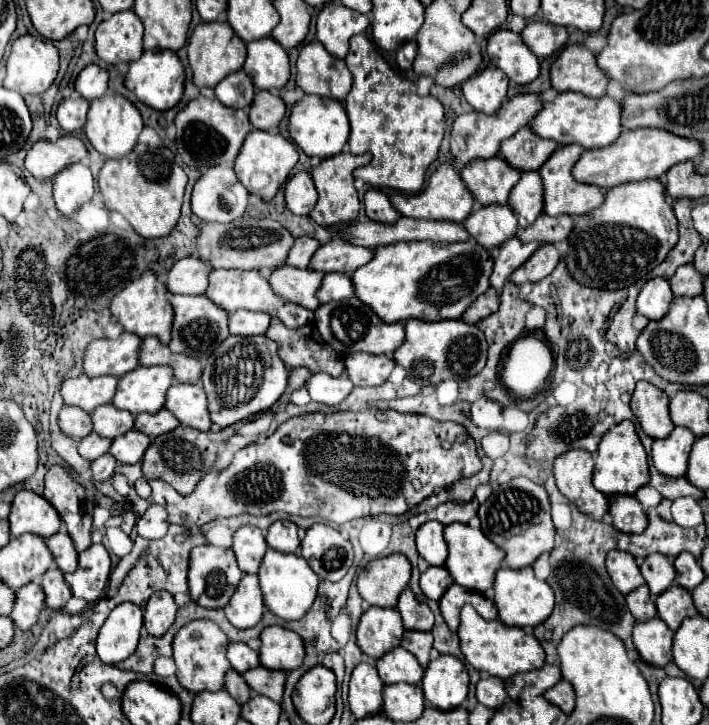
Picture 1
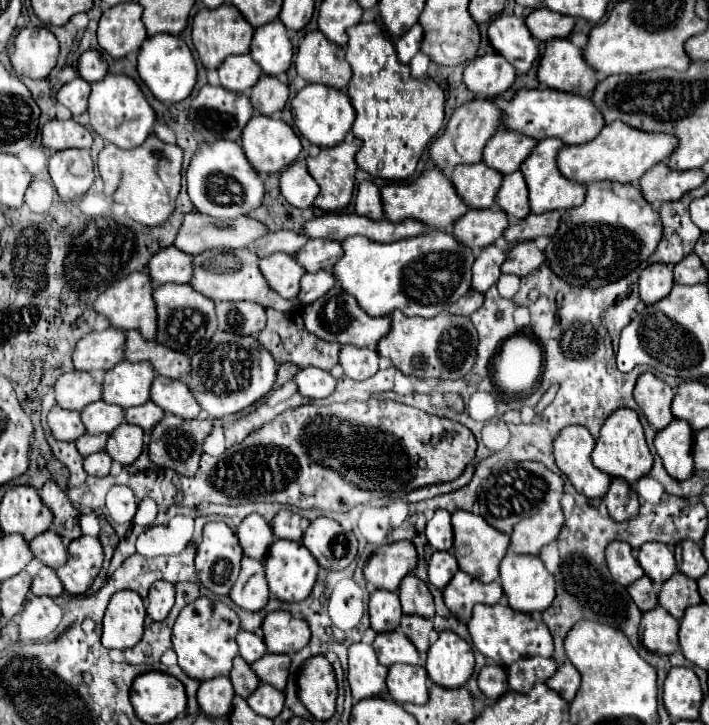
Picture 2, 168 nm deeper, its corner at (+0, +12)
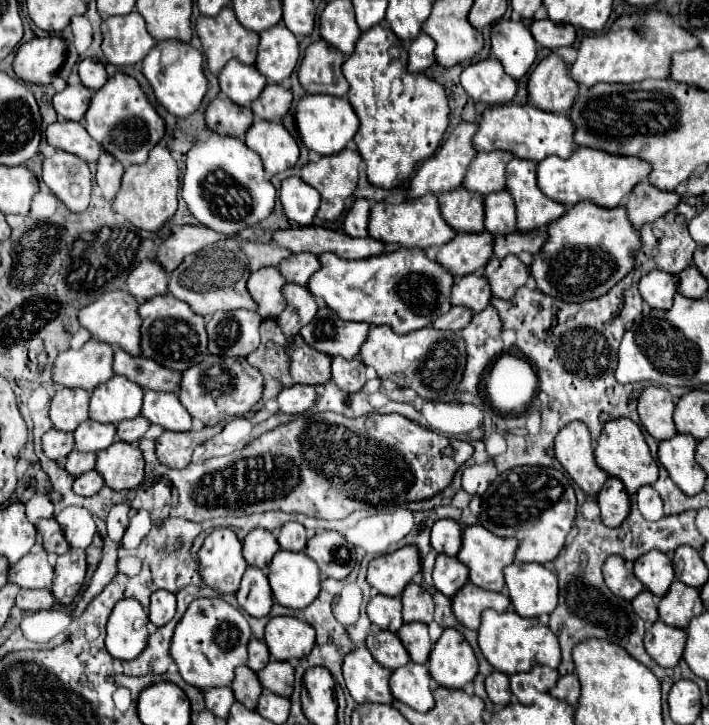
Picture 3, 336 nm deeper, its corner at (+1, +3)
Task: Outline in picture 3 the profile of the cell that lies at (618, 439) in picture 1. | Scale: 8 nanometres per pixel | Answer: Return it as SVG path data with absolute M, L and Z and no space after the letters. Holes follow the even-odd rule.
M613 419L603 425L601 437L597 439L595 447L595 461L607 475L621 479L629 495L637 493L637 489L643 485L653 485L659 477L659 467L649 453L645 437L639 425L633 423L631 419Z

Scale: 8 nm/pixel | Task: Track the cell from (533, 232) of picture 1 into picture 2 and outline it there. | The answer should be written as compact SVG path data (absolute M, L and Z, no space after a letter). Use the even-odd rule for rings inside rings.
M558 210L530 214L522 220L510 222L510 226L504 232L504 238L508 242L514 242L514 240L534 240L538 236L552 236L558 230L560 220L562 220L562 214Z

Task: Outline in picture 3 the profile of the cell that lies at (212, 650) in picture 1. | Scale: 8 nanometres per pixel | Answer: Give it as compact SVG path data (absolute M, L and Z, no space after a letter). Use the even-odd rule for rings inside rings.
M203 597L195 599L179 621L171 641L171 657L177 663L181 677L193 687L211 689L231 685L235 667L247 663L249 639L251 627L239 609L229 605L223 597Z

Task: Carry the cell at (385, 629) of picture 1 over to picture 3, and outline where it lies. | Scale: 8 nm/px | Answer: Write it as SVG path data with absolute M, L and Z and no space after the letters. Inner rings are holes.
M375 595L367 605L367 615L369 615L371 623L375 623L379 629L389 629L389 631L397 633L399 627L403 625L401 597Z

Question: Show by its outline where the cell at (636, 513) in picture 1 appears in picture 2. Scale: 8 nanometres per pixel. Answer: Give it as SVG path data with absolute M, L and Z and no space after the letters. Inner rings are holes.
M612 478L612 484L604 496L604 502L610 518L616 522L624 522L638 516L638 508L640 508L638 494L622 478Z

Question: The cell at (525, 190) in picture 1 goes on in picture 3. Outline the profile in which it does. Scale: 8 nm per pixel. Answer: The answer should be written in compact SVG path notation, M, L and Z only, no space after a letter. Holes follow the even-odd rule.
M491 193L483 197L485 207L485 231L491 235L501 233L515 233L517 221L515 221L515 209L513 201L509 201L509 193Z

